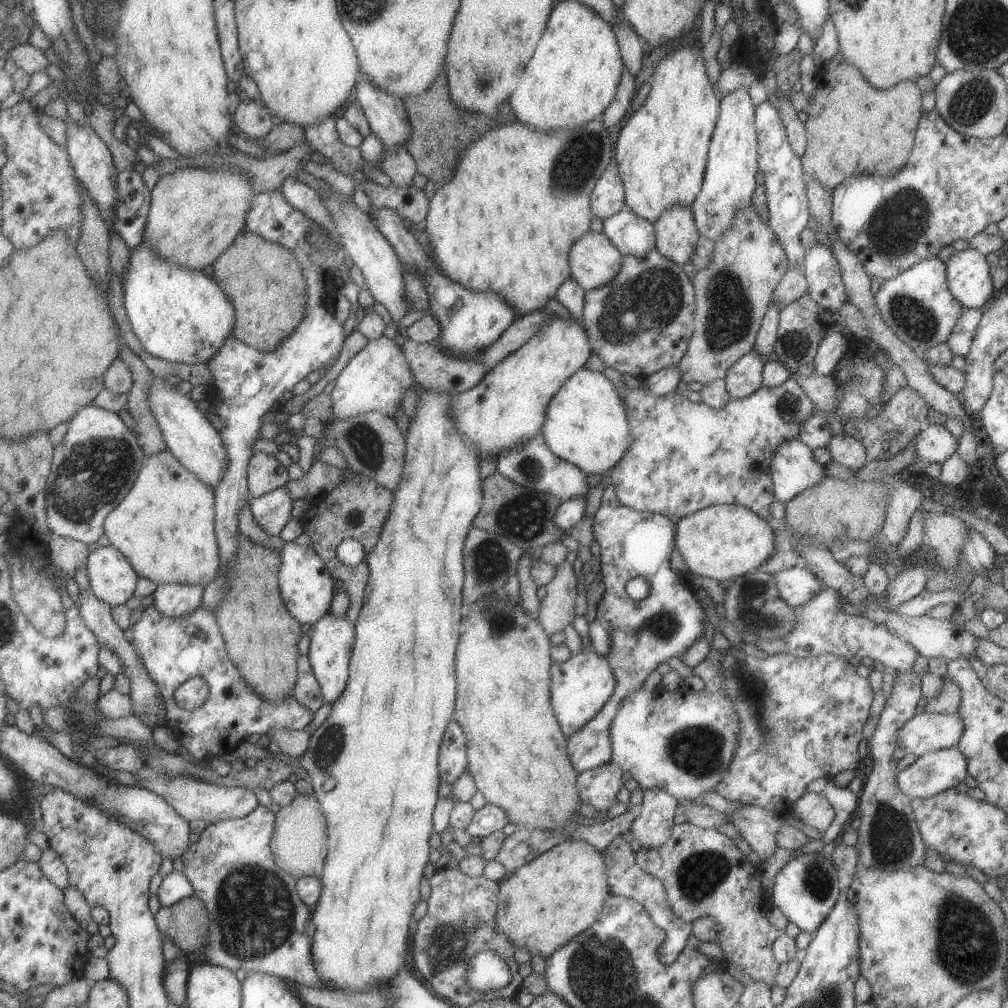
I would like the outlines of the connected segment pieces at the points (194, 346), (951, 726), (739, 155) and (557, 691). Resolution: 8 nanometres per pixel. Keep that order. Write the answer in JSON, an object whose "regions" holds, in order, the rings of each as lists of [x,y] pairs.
{"regions":[[[[145,242],[131,249],[122,290],[131,330],[151,357],[185,365],[206,363],[232,336],[233,306],[216,281],[203,271],[183,268],[155,256]]],[[[923,711],[913,715],[895,734],[895,744],[906,753],[923,756],[927,752],[955,747],[963,732],[959,715]]],[[[745,88],[725,93],[719,99],[719,114],[706,156],[703,184],[691,203],[691,214],[700,236],[715,242],[731,226],[737,210],[751,207],[757,176],[757,134],[753,104]]],[[[585,645],[581,652],[572,654],[564,662],[549,664],[550,705],[565,738],[579,732],[592,716],[606,704],[615,690],[615,678],[601,651],[594,651]]]]}

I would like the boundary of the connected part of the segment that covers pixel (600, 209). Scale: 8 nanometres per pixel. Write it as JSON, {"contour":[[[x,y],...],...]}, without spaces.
{"contour":[[[605,171],[595,182],[589,199],[590,211],[595,218],[604,221],[622,209],[624,188],[618,173]]]}

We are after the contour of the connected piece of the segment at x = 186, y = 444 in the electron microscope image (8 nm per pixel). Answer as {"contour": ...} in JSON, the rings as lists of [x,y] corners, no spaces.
{"contour":[[[153,377],[151,380],[147,390],[147,406],[163,434],[168,451],[179,461],[179,464],[194,474],[199,482],[215,490],[229,462],[219,432],[213,428],[204,414],[199,412],[189,395],[181,394],[176,386],[169,386],[164,377]]]}

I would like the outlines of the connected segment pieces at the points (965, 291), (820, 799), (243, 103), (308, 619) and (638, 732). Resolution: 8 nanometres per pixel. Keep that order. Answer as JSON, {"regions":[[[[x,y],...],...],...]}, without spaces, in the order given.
{"regions":[[[[969,247],[953,251],[945,264],[945,280],[953,298],[965,308],[983,310],[996,295],[986,257]]],[[[806,791],[801,798],[798,798],[791,810],[791,814],[797,815],[802,823],[816,828],[820,833],[827,828],[834,817],[834,810],[827,802],[827,798],[812,791]]],[[[242,95],[235,111],[230,116],[235,131],[247,134],[249,140],[265,138],[267,132],[273,128],[272,113],[261,99],[250,99]]],[[[284,542],[280,556],[279,570],[277,571],[280,596],[285,608],[299,624],[315,624],[321,616],[328,613],[333,600],[335,589],[333,579],[325,563],[308,546],[304,547],[290,542]]],[[[710,647],[705,658],[692,668],[692,674],[702,680],[703,689],[693,691],[682,687],[669,692],[660,684],[654,690],[647,690],[641,685],[639,690],[621,700],[609,728],[612,752],[610,761],[623,772],[627,770],[642,790],[666,790],[669,796],[674,796],[678,801],[699,800],[703,794],[715,790],[729,768],[739,734],[739,716],[735,714],[733,704],[723,690],[721,653]]]]}

